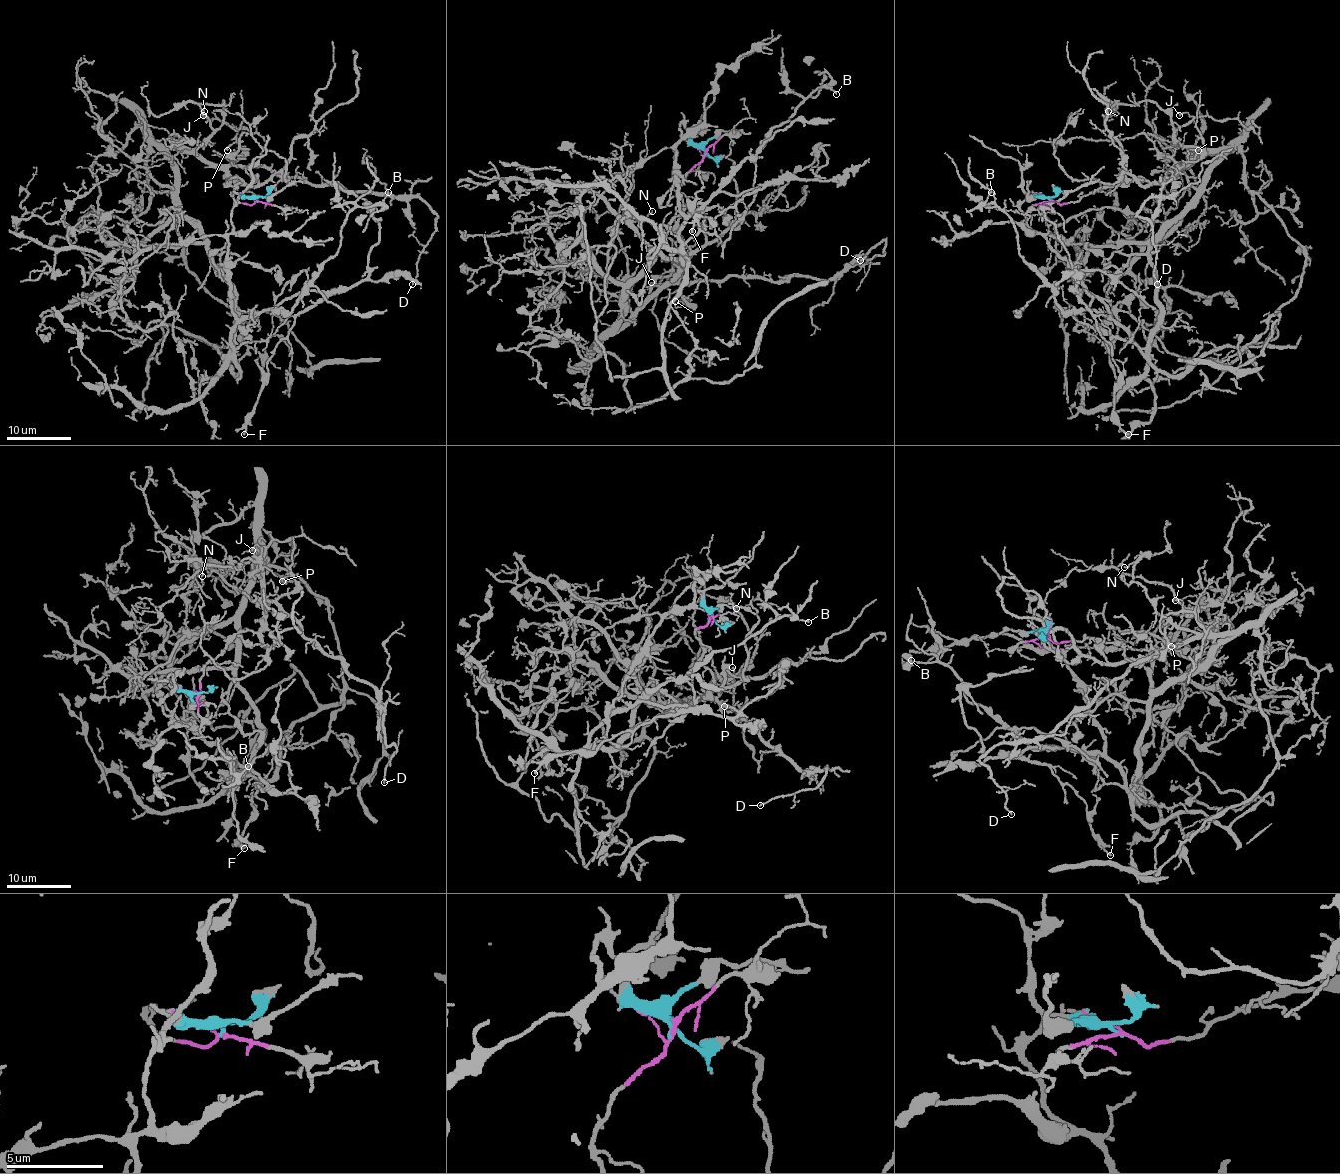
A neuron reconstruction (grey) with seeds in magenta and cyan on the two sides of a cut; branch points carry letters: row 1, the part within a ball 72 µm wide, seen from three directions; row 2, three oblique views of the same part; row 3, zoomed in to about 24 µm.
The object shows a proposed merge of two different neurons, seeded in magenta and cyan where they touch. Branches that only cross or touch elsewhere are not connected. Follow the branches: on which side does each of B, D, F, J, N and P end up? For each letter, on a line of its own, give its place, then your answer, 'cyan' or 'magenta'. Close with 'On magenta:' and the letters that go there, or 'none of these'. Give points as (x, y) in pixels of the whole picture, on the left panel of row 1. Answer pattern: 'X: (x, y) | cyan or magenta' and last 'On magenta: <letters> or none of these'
B: (388, 192) | cyan
D: (412, 284) | magenta
F: (244, 434) | cyan
J: (203, 115) | magenta
N: (204, 111) | magenta
P: (227, 150) | magenta
On magenta: D, J, N, P

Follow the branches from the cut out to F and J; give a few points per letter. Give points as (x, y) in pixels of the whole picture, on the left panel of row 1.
F: (256, 201), (242, 194), (232, 210), (234, 313), (323, 297), (267, 361), (243, 435)
J: (256, 201), (243, 204), (232, 196), (229, 183), (235, 177), (242, 182), (195, 151), (213, 129), (203, 116)

